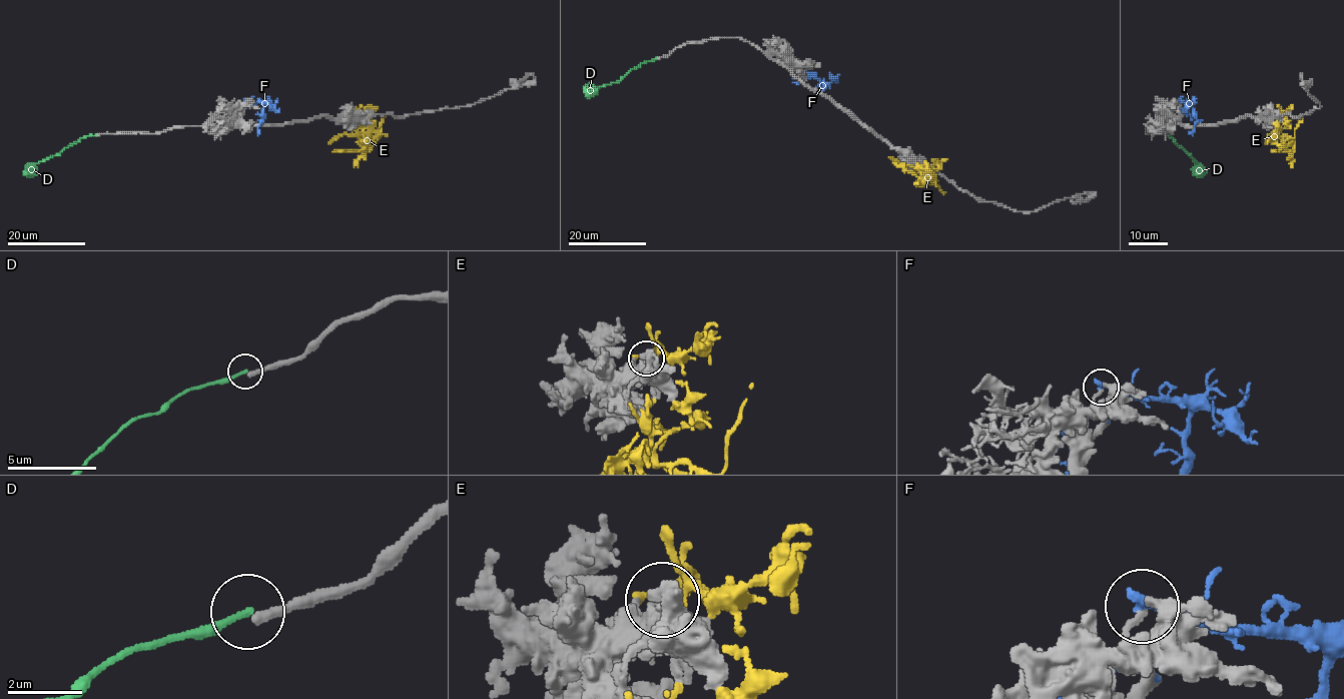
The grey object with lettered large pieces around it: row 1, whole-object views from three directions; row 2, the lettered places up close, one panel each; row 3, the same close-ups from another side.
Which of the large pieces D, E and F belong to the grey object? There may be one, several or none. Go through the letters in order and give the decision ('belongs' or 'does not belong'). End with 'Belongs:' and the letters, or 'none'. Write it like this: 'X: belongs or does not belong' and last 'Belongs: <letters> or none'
D: does not belong
E: does not belong
F: does not belong
Belongs: none

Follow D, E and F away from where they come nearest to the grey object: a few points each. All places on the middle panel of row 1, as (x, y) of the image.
D: (656, 58), (631, 68), (619, 80), (585, 92)
E: (919, 169), (931, 177), (923, 179), (921, 174), (924, 171), (931, 175), (916, 176), (892, 162)
F: (805, 72), (824, 83), (822, 88), (818, 85)

